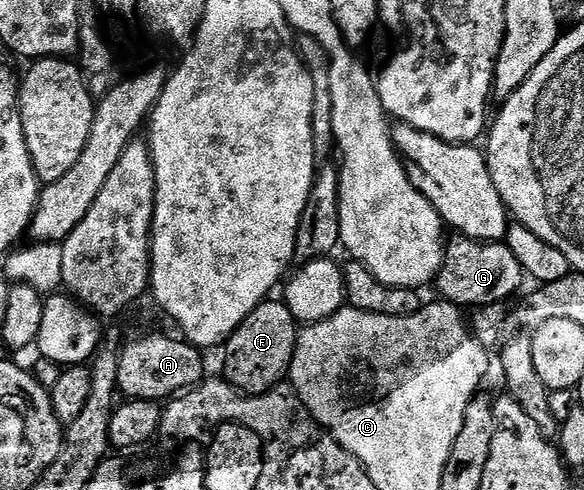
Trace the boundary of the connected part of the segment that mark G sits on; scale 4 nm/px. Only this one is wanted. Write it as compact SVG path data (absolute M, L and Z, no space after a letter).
M456 233L447 240L444 266L434 280L434 287L440 290L441 300L455 303L461 309L475 309L508 301L523 283L526 283L524 270L518 257L510 253L507 242L481 243L479 239Z

